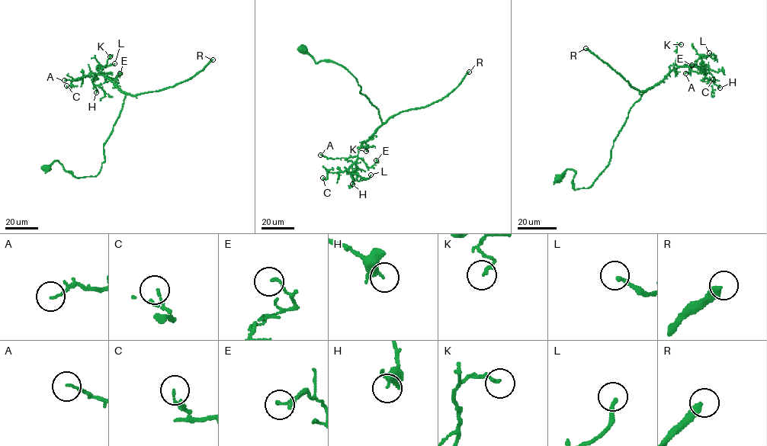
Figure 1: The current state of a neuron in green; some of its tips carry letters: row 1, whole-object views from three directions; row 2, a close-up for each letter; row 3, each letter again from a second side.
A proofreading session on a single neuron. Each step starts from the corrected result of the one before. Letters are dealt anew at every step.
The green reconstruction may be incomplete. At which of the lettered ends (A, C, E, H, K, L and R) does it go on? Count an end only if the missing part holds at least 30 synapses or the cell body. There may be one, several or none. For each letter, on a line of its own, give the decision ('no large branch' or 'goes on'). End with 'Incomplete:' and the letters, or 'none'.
A: no large branch
C: no large branch
E: no large branch
H: no large branch
K: no large branch
L: no large branch
R: goes on
Incomplete: R

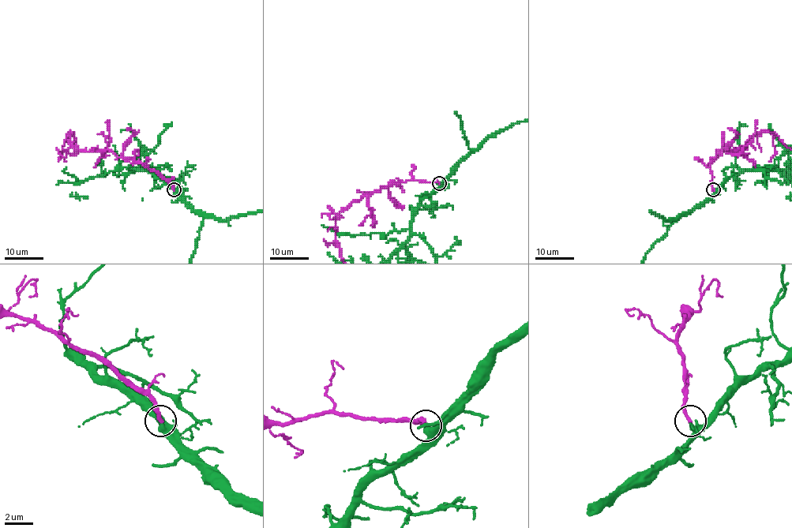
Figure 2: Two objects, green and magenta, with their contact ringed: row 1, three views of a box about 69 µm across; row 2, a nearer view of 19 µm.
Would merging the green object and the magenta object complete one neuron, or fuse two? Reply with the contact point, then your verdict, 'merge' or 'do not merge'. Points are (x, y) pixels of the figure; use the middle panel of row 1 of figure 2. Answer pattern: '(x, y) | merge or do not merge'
(439, 183) | merge

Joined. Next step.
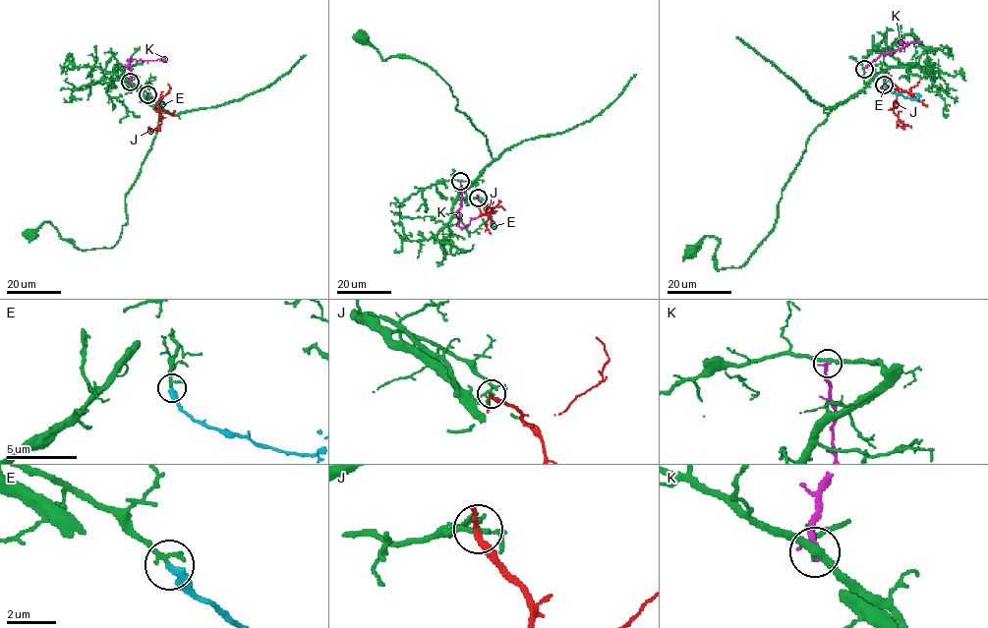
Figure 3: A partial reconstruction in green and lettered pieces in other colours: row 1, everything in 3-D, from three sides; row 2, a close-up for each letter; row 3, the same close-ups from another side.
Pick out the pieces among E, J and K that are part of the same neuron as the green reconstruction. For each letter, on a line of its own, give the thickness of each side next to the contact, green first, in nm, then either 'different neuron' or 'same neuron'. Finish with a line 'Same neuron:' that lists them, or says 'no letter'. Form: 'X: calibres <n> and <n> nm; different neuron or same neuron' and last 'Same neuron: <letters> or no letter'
E: calibres 170 and 400 nm; same neuron
J: calibres 170 and 200 nm; different neuron
K: calibres 280 and 280 nm; different neuron
Same neuron: E

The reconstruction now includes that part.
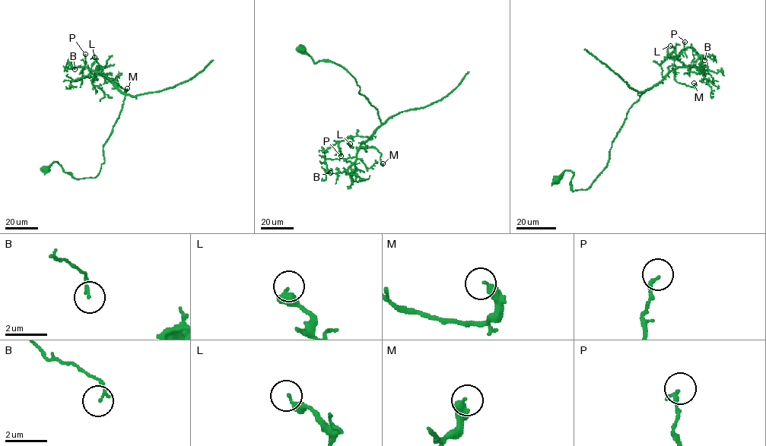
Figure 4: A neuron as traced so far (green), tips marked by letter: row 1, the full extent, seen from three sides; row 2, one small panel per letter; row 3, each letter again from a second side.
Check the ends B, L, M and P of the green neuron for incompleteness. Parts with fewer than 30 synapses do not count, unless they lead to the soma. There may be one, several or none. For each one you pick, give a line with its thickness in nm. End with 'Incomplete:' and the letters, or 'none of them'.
Incomplete: none of them

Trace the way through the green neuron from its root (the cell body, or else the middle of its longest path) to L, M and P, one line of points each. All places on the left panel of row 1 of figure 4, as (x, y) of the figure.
L: (46, 170), (56, 161), (74, 178), (95, 178), (104, 162), (103, 146), (125, 94), (90, 69), (94, 57)
M: (46, 170), (56, 161), (74, 178), (98, 174), (103, 144), (125, 95), (105, 77), (127, 88)
P: (46, 170), (56, 161), (74, 178), (95, 178), (104, 162), (103, 146), (125, 94), (82, 68), (85, 54)

